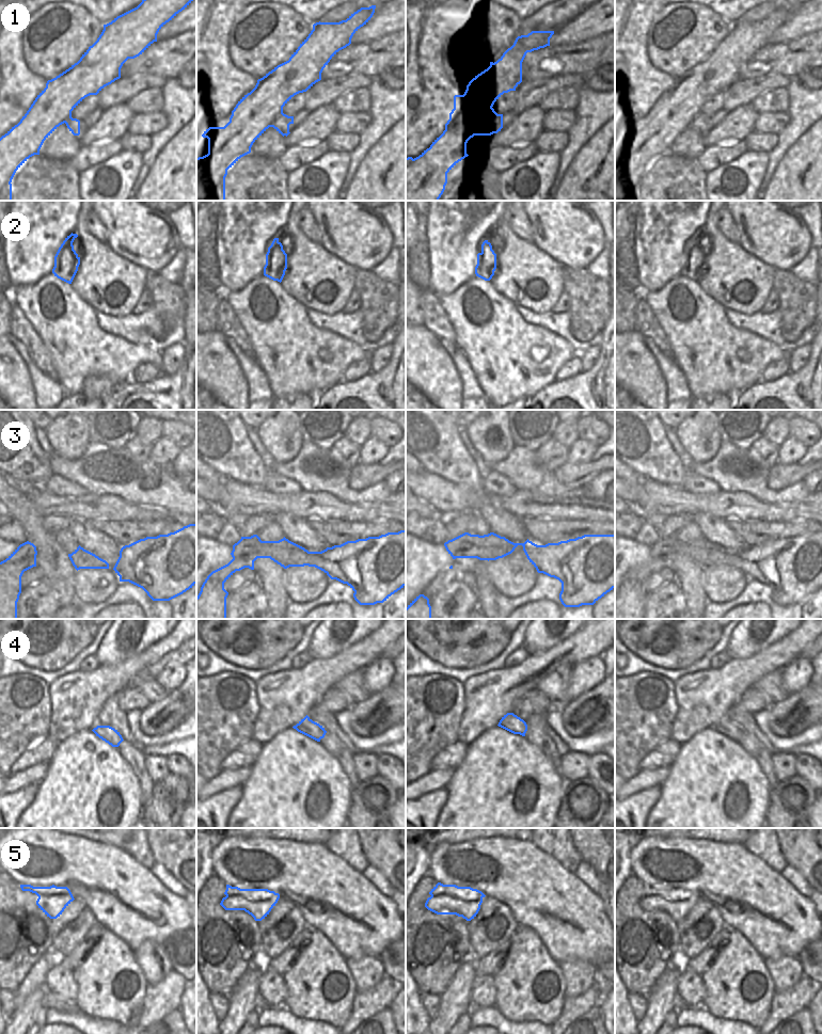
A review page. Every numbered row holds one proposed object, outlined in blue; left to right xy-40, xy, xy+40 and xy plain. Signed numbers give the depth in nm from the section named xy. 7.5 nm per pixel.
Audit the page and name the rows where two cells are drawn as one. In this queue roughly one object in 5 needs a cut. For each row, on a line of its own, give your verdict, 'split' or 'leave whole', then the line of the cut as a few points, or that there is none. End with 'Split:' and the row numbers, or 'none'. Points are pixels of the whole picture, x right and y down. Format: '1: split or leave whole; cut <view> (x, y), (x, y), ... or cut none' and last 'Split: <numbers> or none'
1: leave whole; cut none
2: leave whole; cut none
3: leave whole; cut none
4: leave whole; cut none
5: leave whole; cut none
Split: none

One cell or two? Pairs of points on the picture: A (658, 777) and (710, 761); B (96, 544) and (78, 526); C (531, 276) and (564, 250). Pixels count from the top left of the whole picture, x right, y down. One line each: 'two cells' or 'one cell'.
A: two cells
B: one cell
C: two cells

